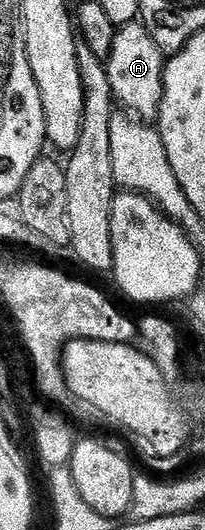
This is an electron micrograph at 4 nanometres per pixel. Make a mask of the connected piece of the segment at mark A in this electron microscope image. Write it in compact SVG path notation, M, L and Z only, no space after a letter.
M140 22L122 24L118 27L115 40L111 46L111 54L105 61L107 78L111 86L111 94L118 105L121 104L126 113L145 122L157 119L157 111L163 98L163 78L165 77L166 53L151 38L151 34Z

